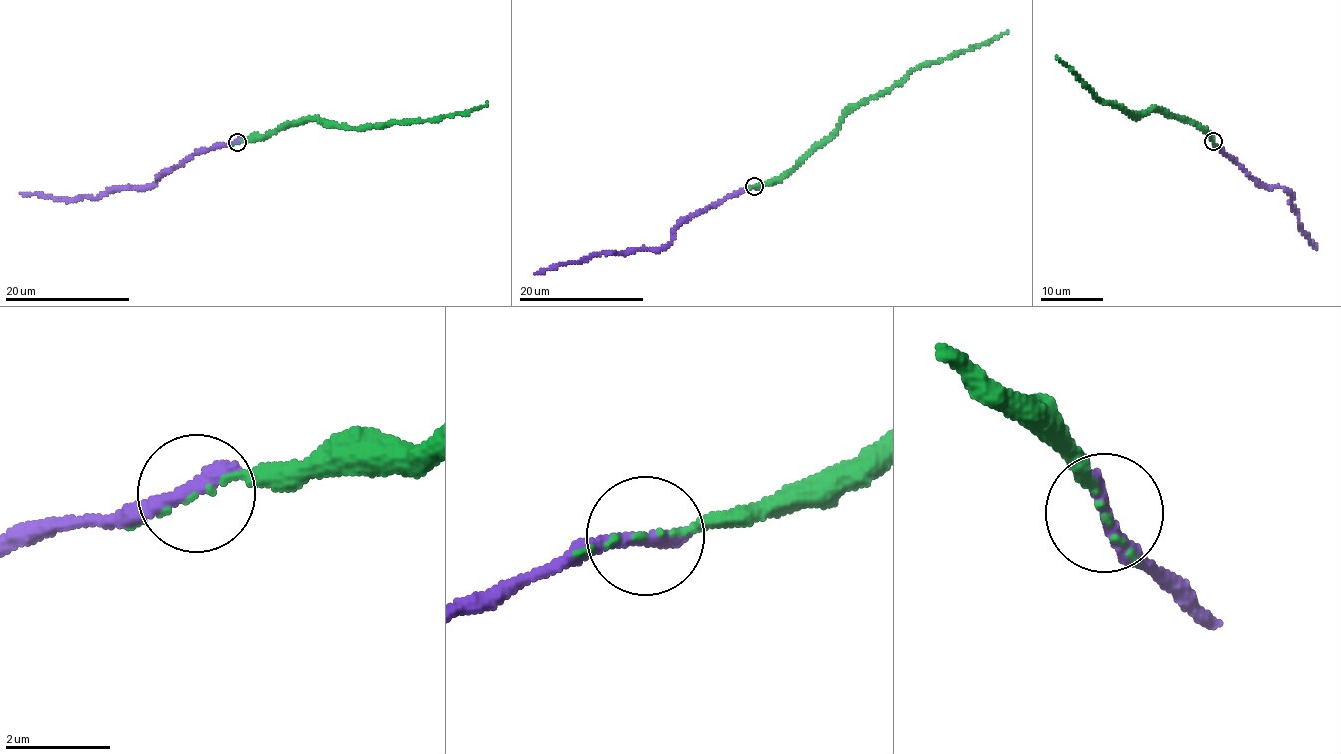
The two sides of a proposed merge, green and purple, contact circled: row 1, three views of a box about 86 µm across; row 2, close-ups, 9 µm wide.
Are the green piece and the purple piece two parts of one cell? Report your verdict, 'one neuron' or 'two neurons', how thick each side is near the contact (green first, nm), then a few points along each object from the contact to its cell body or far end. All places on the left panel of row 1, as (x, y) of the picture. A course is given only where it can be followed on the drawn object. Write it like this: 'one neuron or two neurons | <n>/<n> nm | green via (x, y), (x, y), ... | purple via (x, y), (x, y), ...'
one neuron | 80/360 nm | green via (236, 142), (259, 138), (287, 124), (309, 117), (351, 128), (378, 126), (464, 113), (487, 103) | purple via (236, 142), (193, 153), (146, 186), (112, 189), (89, 198), (21, 194)

